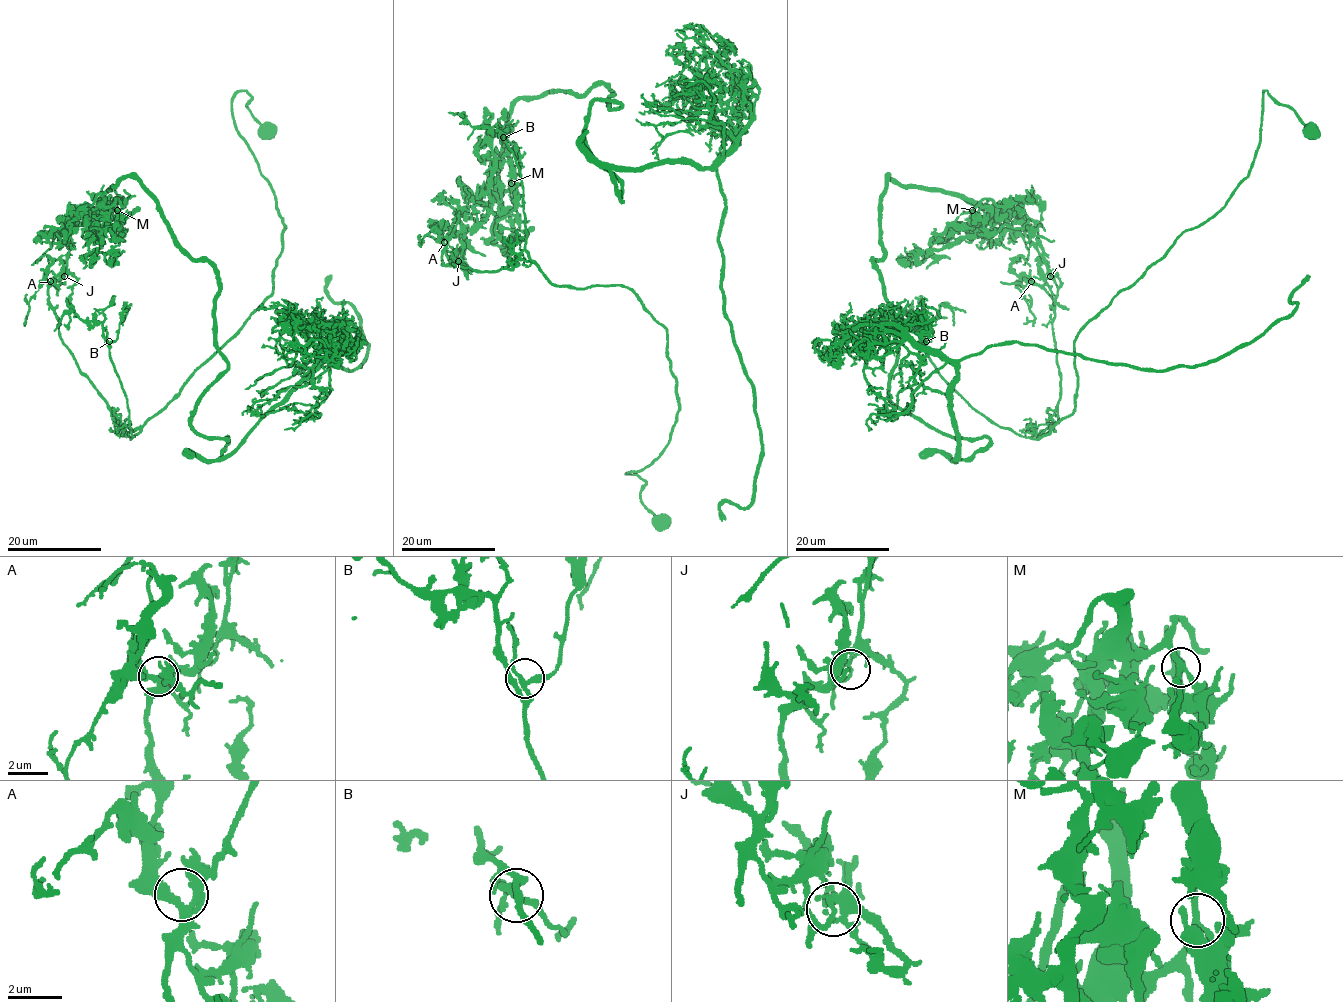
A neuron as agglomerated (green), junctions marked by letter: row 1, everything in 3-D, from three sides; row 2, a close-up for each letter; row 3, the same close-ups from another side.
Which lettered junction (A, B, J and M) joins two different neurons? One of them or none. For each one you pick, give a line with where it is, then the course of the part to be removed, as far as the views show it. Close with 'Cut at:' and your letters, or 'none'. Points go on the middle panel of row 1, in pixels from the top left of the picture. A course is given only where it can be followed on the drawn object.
J: place (458, 261); course (458, 261), (442, 254), (625, 286), (666, 329), (678, 413), (665, 449), (625, 473), (666, 528)
Cut at: J

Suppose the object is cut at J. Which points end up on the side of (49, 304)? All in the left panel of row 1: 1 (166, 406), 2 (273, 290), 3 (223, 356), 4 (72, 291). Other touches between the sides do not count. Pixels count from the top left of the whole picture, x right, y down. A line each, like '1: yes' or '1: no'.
1: yes
2: yes
3: no
4: no

